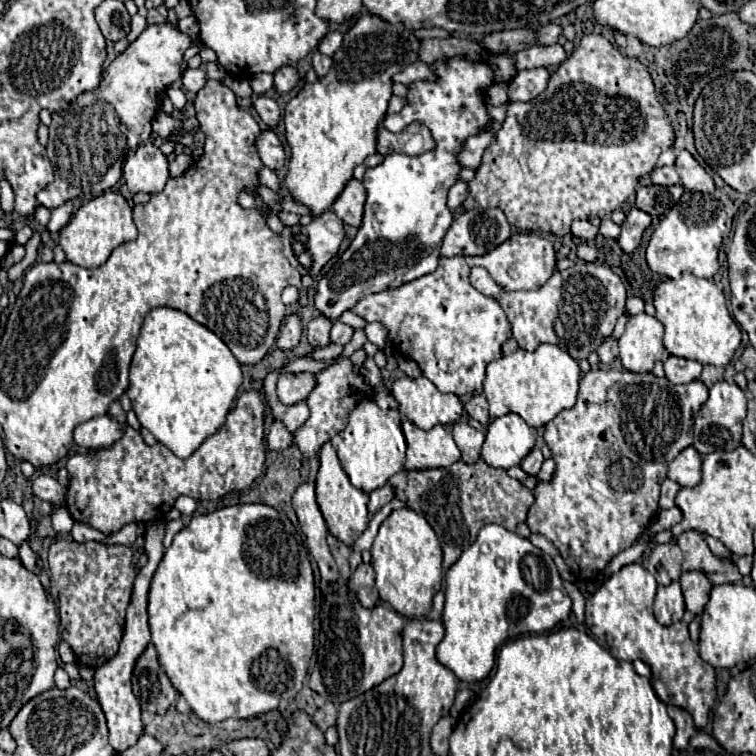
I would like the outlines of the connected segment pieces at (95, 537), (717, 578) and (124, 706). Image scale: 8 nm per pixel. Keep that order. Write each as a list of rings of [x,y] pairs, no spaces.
[[[75,522],[70,533],[73,539],[79,543],[87,541],[100,542],[107,537],[102,532],[95,530],[89,525],[81,522]]]
[[[687,530],[677,538],[677,546],[683,550],[685,554],[685,562],[683,562],[683,570],[697,570],[703,572],[713,584],[723,584],[723,582],[731,582],[731,584],[739,584],[743,580],[743,576],[737,570],[737,564],[733,560],[723,560],[717,558],[707,542],[703,540],[703,536],[695,530]]]
[[[165,520],[153,522],[153,524],[145,524],[145,552],[147,552],[147,564],[139,570],[135,584],[133,584],[133,596],[127,608],[127,618],[125,618],[125,630],[123,630],[123,638],[119,644],[117,654],[113,656],[113,660],[105,662],[103,666],[95,668],[93,680],[95,680],[95,692],[97,692],[97,700],[105,712],[107,718],[107,728],[109,728],[109,744],[117,750],[123,752],[125,748],[129,748],[131,744],[135,744],[139,740],[139,736],[143,734],[143,724],[141,724],[141,706],[135,698],[135,694],[131,692],[131,674],[133,674],[133,666],[137,662],[137,658],[145,652],[151,634],[149,634],[149,626],[147,626],[147,592],[149,592],[149,584],[151,578],[163,558],[163,536],[165,536]]]

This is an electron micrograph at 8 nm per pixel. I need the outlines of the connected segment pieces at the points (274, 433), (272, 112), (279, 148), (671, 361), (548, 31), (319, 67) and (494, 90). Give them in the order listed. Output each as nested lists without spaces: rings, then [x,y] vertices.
[[[273,422],[273,426],[269,428],[267,434],[267,448],[269,450],[283,450],[289,448],[293,444],[293,434],[281,424],[281,422]]]
[[[259,96],[253,106],[255,106],[259,118],[261,118],[269,128],[275,128],[275,126],[279,124],[281,110],[279,110],[279,106],[277,106],[275,100],[271,100],[271,98],[267,98],[267,96]]]
[[[263,130],[261,136],[257,138],[257,148],[259,148],[259,156],[261,162],[269,168],[269,170],[279,170],[285,164],[285,150],[281,140],[275,136],[273,130]]]
[[[669,356],[665,360],[665,376],[673,384],[685,384],[685,382],[697,380],[701,370],[703,370],[703,366],[695,360],[687,360],[687,358],[679,358],[679,356]]]
[[[547,24],[539,30],[539,44],[541,46],[549,46],[549,44],[557,44],[557,38],[561,36],[561,26],[557,24]]]
[[[315,52],[313,54],[313,70],[315,70],[317,78],[323,78],[329,68],[331,68],[331,58],[321,54],[321,52]]]
[[[493,84],[489,90],[487,90],[487,100],[489,104],[493,106],[501,106],[507,102],[507,84]]]

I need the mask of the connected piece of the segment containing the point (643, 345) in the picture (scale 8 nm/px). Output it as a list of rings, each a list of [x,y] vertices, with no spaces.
[[[645,312],[629,316],[627,328],[619,338],[619,358],[623,366],[637,374],[651,372],[663,352],[663,324]]]

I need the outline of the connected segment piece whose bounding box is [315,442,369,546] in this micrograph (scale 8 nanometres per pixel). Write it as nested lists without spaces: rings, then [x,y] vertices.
[[[327,442],[321,452],[319,452],[319,472],[317,472],[317,480],[315,480],[315,494],[317,494],[317,504],[321,508],[321,514],[327,522],[329,532],[343,544],[351,546],[367,528],[369,524],[369,512],[367,512],[367,502],[369,502],[369,494],[357,490],[351,482],[349,476],[345,474],[345,470],[339,464],[337,452],[335,448]]]

